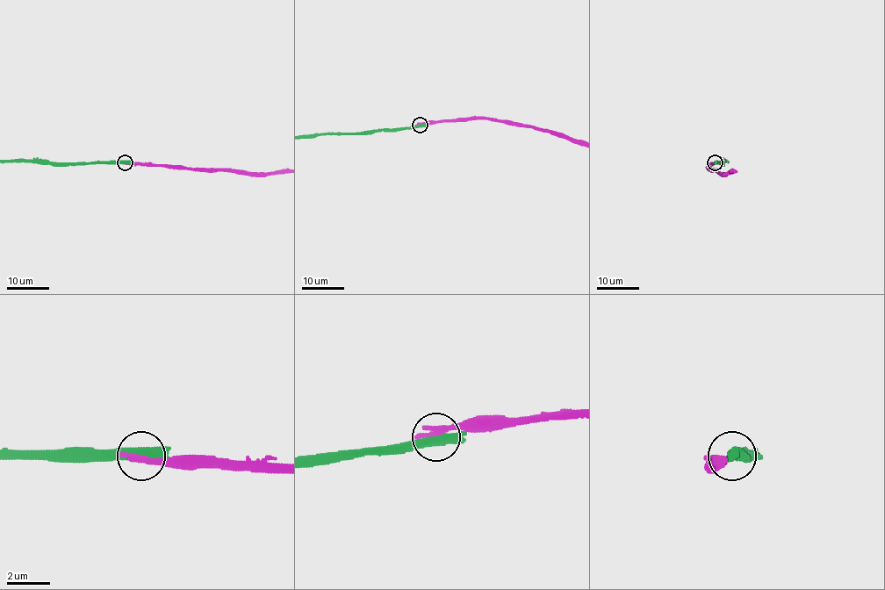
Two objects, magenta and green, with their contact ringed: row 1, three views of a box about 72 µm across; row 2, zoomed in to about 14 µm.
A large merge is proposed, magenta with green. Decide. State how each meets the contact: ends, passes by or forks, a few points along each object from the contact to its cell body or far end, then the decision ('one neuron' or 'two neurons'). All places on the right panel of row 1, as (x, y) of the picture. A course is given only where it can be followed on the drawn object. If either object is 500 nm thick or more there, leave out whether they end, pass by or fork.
magenta ends | green forks | two neurons

